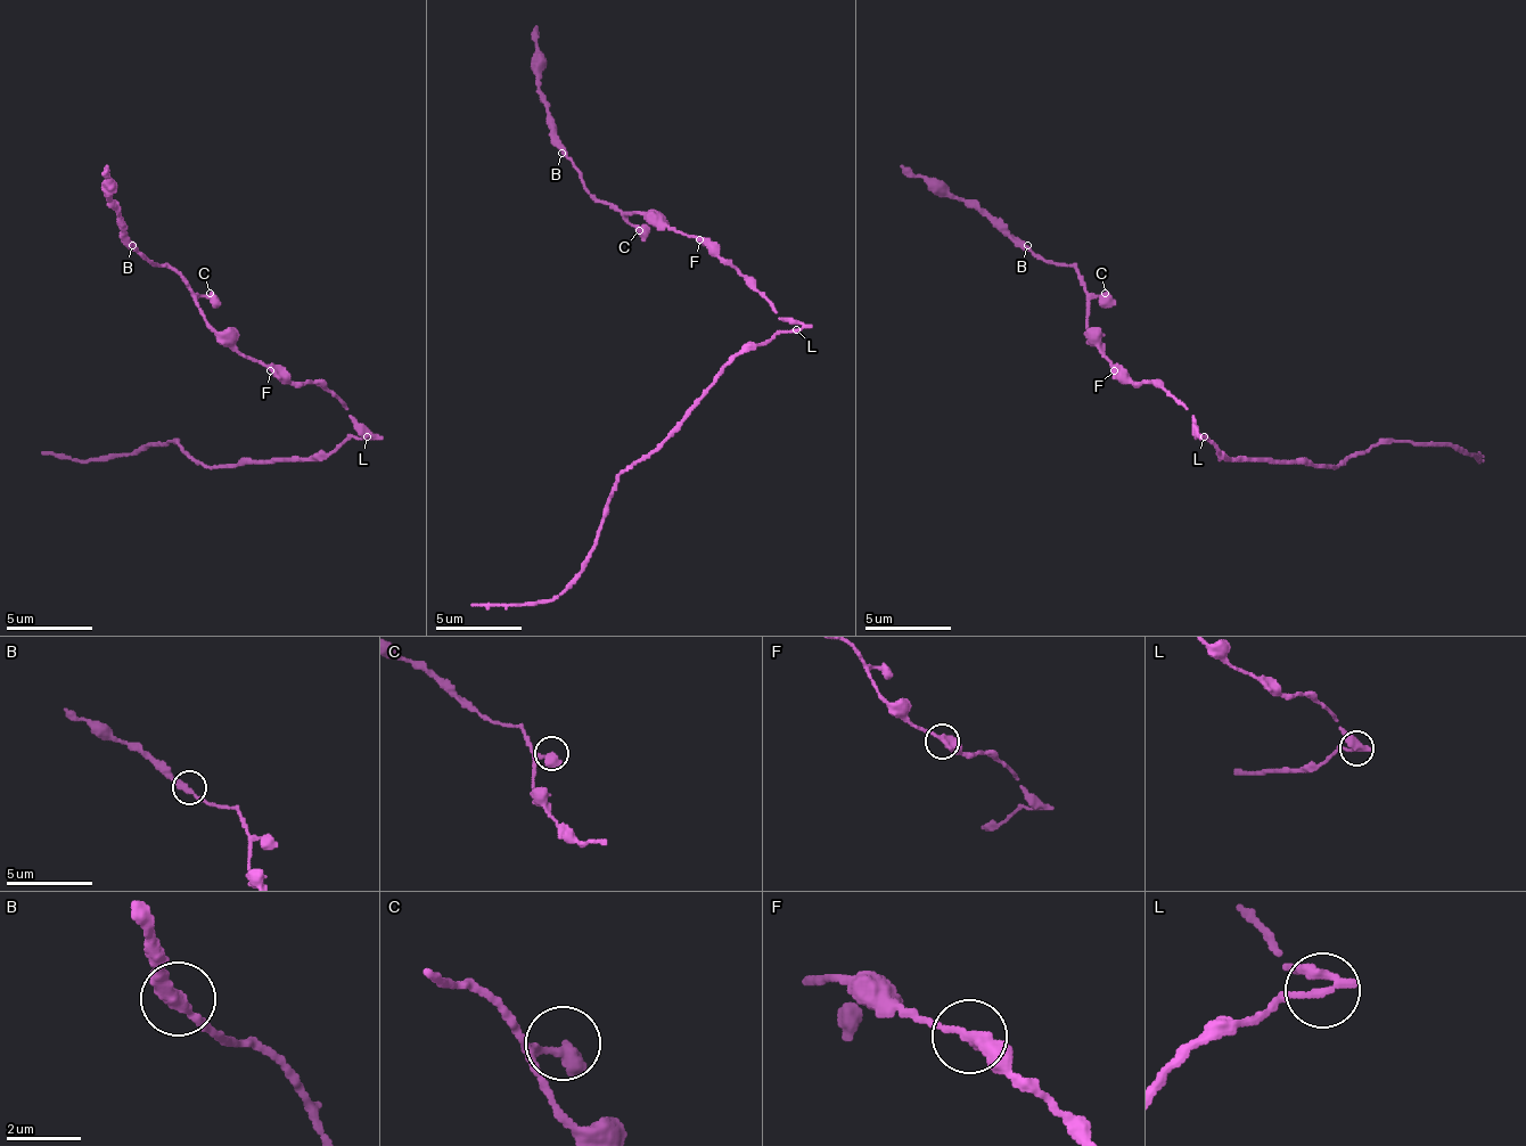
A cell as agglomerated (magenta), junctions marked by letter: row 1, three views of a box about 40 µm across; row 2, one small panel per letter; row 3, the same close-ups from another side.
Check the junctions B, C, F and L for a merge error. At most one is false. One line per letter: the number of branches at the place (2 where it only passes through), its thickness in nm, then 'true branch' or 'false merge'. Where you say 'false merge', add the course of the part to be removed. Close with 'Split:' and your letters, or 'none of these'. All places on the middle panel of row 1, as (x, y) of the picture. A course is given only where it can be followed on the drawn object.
B: 2 branches meet; 320 nm thick; true branch
C: 1 branches meet; 500 nm thick; true branch
F: 2 branches meet; 360 nm thick; true branch
L: 2 branches meet; 260 nm thick; false merge; foreign part runs (795, 330), (778, 330), (739, 352), (699, 404), (617, 477), (587, 564), (557, 595), (535, 604), (470, 604)
Split: L

